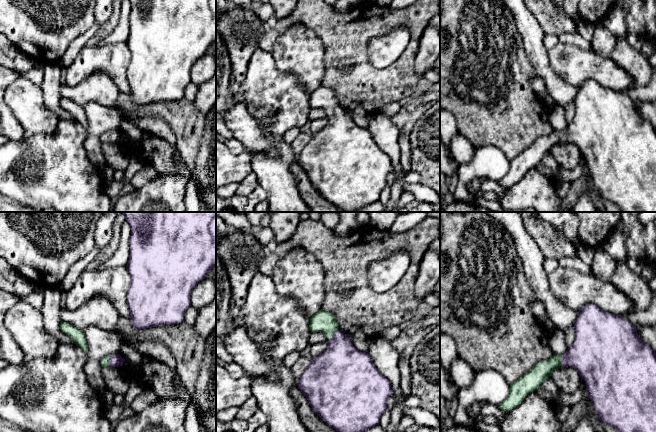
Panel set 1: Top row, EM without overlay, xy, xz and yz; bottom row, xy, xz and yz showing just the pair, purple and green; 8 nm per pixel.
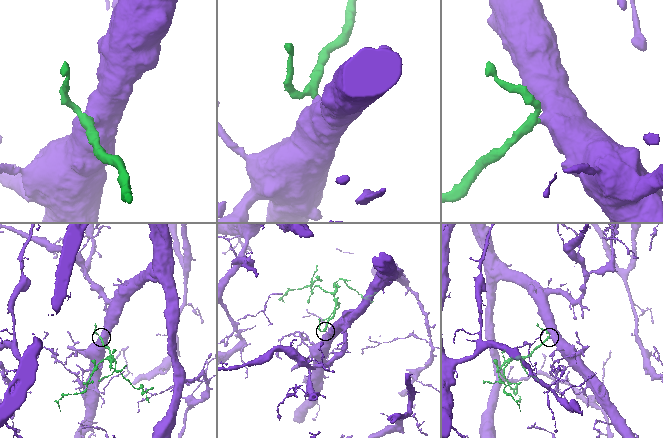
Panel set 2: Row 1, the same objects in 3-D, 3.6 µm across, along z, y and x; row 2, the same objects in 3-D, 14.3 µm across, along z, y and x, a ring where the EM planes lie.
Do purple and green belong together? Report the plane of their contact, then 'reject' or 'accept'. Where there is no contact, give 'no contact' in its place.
meets purple in xz; accept

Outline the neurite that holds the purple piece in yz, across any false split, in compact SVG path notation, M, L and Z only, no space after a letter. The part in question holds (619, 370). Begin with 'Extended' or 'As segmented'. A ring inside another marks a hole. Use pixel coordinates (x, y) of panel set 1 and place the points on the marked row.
Extended. M587 304L578 311L574 324L575 340L563 355L554 354L550 359L536 364L517 381L510 383L510 394L498 406L508 413L524 398L538 389L560 366L575 368L585 381L586 392L593 408L603 424L613 426L618 432L656 432L656 353L641 341L636 327L624 316L599 309L595 304Z

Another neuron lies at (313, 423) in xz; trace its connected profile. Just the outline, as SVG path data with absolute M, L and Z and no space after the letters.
M293 387L290 393L296 402L300 419L309 432L337 432L315 413L298 387Z

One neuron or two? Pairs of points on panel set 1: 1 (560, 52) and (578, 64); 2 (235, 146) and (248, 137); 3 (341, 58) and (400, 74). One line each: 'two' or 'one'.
1: one
2: two
3: one

